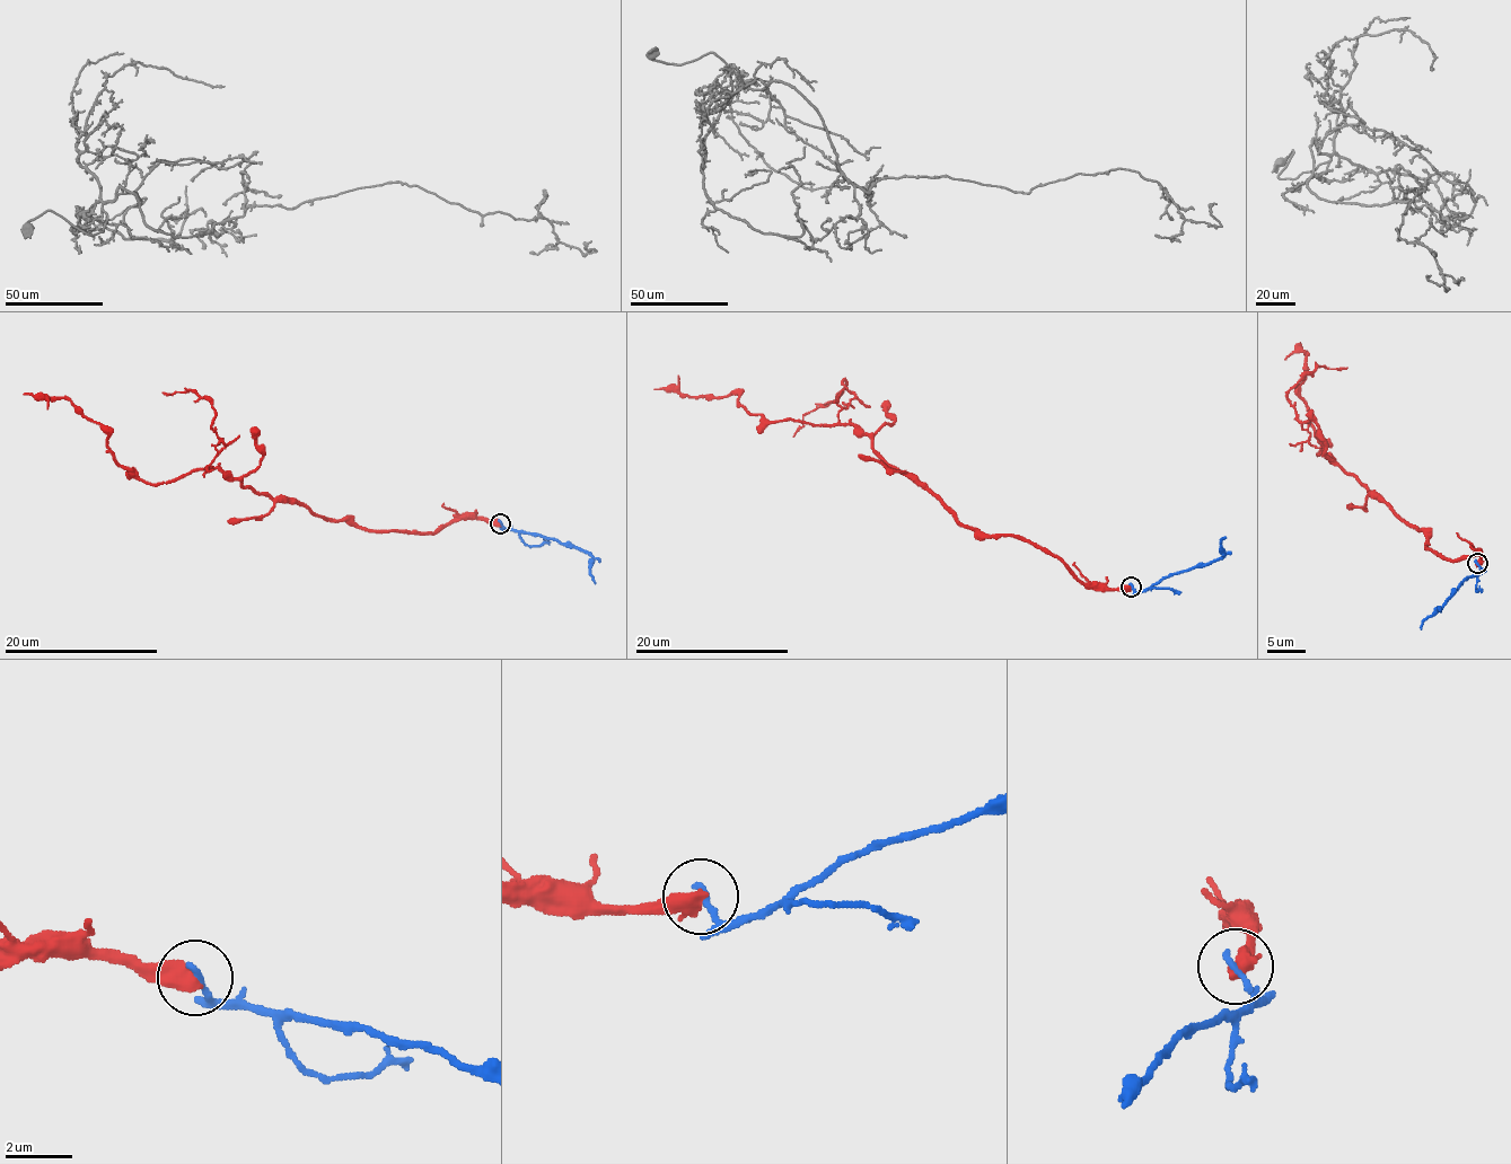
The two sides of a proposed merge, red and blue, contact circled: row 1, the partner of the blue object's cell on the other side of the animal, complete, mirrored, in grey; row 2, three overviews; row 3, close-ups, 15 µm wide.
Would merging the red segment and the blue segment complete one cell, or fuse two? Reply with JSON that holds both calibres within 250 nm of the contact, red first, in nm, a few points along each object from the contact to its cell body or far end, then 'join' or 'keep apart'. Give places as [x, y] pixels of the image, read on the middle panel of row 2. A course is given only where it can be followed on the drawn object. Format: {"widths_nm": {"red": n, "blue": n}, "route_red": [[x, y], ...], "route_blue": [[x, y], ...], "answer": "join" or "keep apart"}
{"widths_nm": {"red": 550, "blue": 200}, "route_red": [[1131, 587], [1087, 587], [1012, 536], [980, 535], [851, 424], [773, 422], [749, 414], [738, 394], [653, 388]], "route_blue": [[1131, 587], [1138, 591], [1149, 590], [1166, 576], [1218, 560], [1223, 555], [1221, 540], [1226, 537]], "answer": "keep apart"}

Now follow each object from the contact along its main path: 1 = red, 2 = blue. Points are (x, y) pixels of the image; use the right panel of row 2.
1: (1478, 563), (1478, 553), (1440, 556), (1325, 444), (1317, 453), (1299, 343)
2: (1478, 563), (1479, 573), (1466, 578), (1421, 629)

